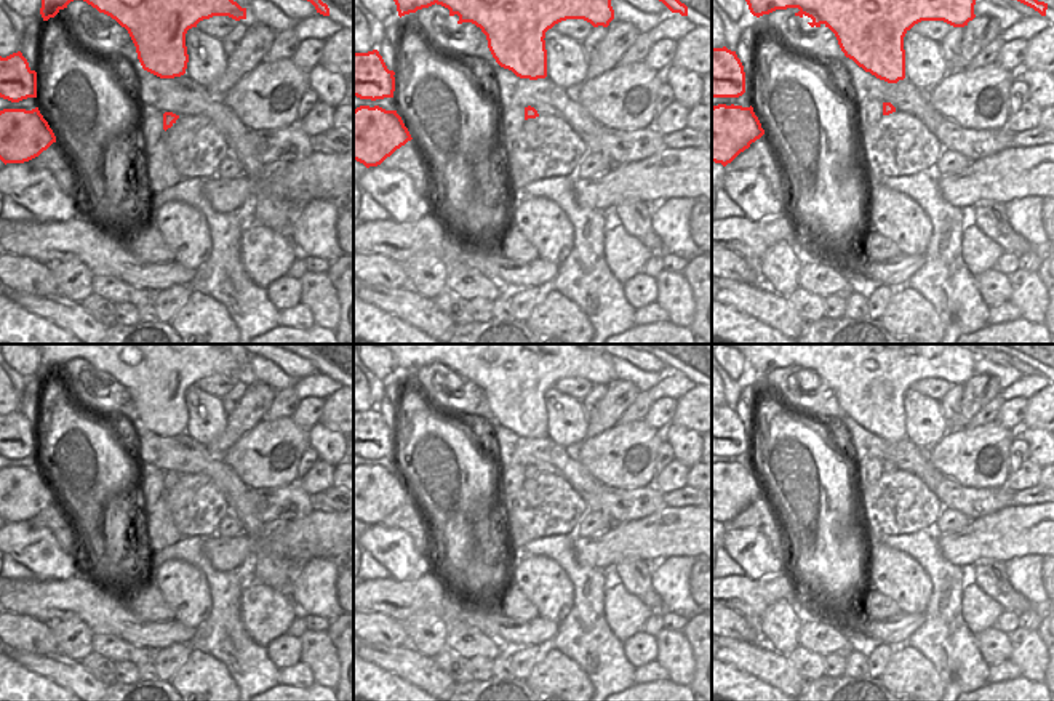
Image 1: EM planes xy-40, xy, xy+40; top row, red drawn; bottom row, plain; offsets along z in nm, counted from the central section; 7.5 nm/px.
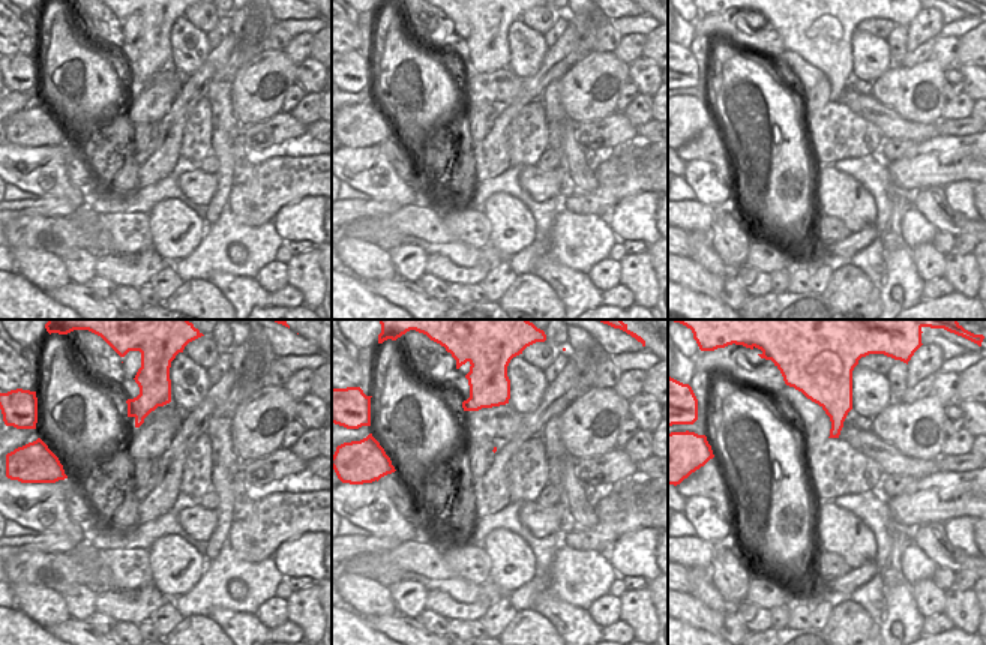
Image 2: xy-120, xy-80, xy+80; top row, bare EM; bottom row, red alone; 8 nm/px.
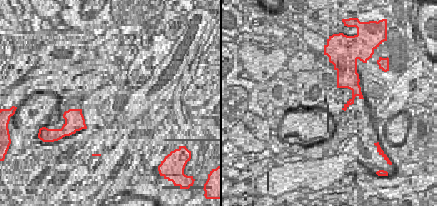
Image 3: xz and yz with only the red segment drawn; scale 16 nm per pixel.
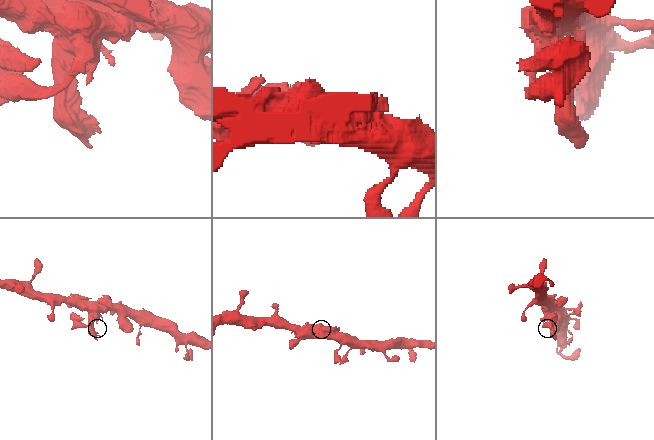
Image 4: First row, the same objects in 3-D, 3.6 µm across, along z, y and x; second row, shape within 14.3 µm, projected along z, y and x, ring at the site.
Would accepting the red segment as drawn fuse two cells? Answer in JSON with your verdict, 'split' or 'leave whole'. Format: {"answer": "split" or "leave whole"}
{"answer": "split"}

